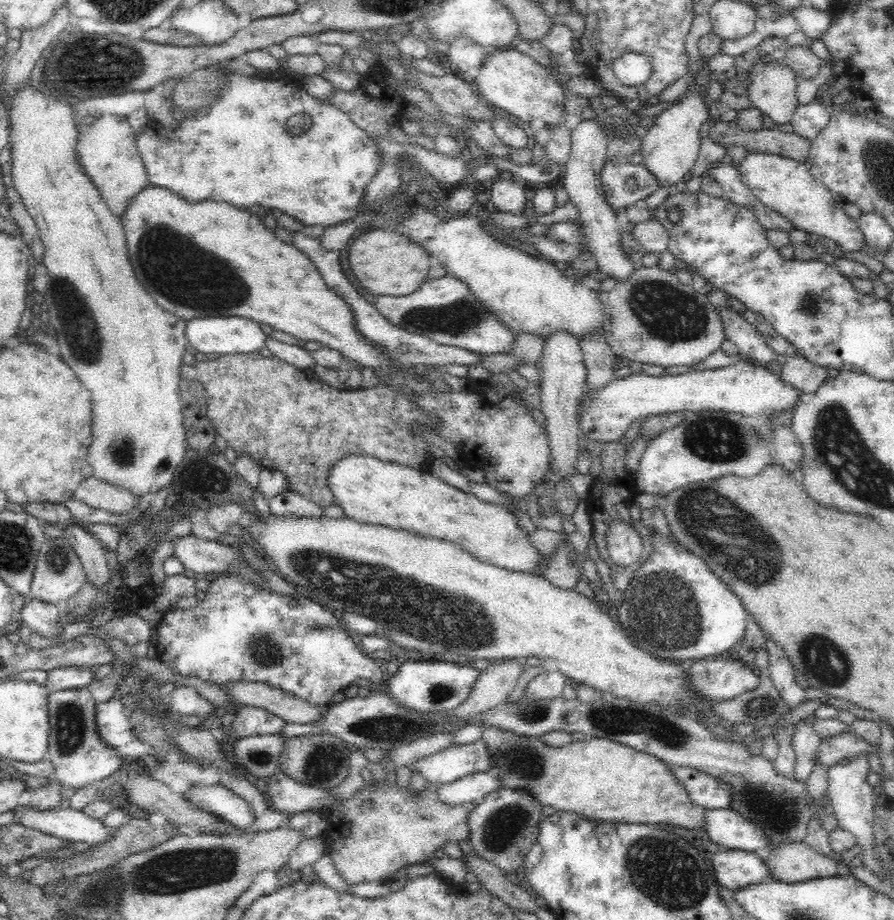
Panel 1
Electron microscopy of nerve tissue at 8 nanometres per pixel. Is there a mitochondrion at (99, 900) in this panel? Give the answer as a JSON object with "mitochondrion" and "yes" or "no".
{"mitochondrion":"yes"}

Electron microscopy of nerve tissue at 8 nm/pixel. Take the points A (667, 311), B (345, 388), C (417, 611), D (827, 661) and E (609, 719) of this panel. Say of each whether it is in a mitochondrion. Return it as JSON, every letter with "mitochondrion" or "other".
{"A":"mitochondrion","B":"other","C":"mitochondrion","D":"mitochondrion","E":"mitochondrion"}

